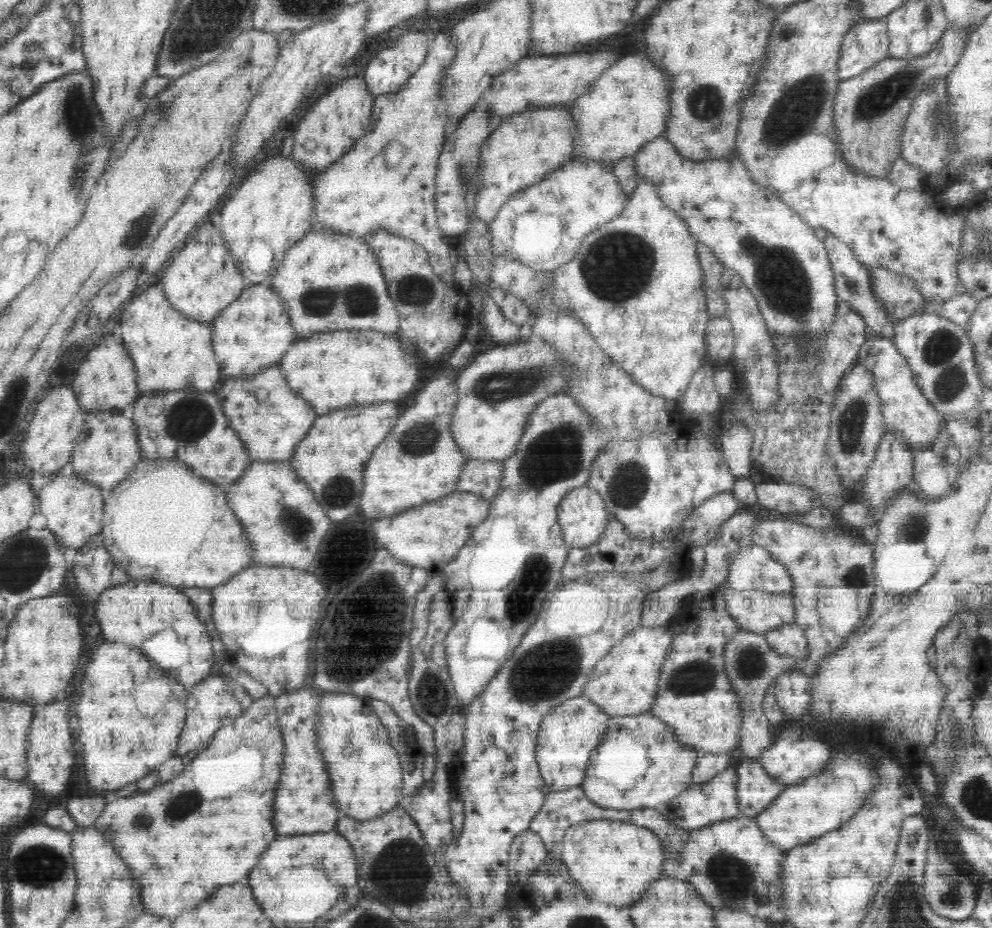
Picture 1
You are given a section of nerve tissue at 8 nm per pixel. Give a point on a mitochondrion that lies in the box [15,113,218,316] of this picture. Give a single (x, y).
(140, 231)

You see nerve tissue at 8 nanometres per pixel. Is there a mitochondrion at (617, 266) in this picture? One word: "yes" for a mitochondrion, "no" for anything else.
yes

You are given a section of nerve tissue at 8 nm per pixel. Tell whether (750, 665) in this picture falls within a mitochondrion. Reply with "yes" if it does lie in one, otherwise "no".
yes

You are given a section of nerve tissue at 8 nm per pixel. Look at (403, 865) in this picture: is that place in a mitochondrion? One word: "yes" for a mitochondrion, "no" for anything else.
yes

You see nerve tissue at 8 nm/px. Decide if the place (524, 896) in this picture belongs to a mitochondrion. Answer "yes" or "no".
no

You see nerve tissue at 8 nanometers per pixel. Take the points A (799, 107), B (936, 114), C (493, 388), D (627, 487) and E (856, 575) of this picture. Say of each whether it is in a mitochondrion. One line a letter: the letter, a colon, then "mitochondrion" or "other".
A: mitochondrion
B: mitochondrion
C: mitochondrion
D: mitochondrion
E: mitochondrion

